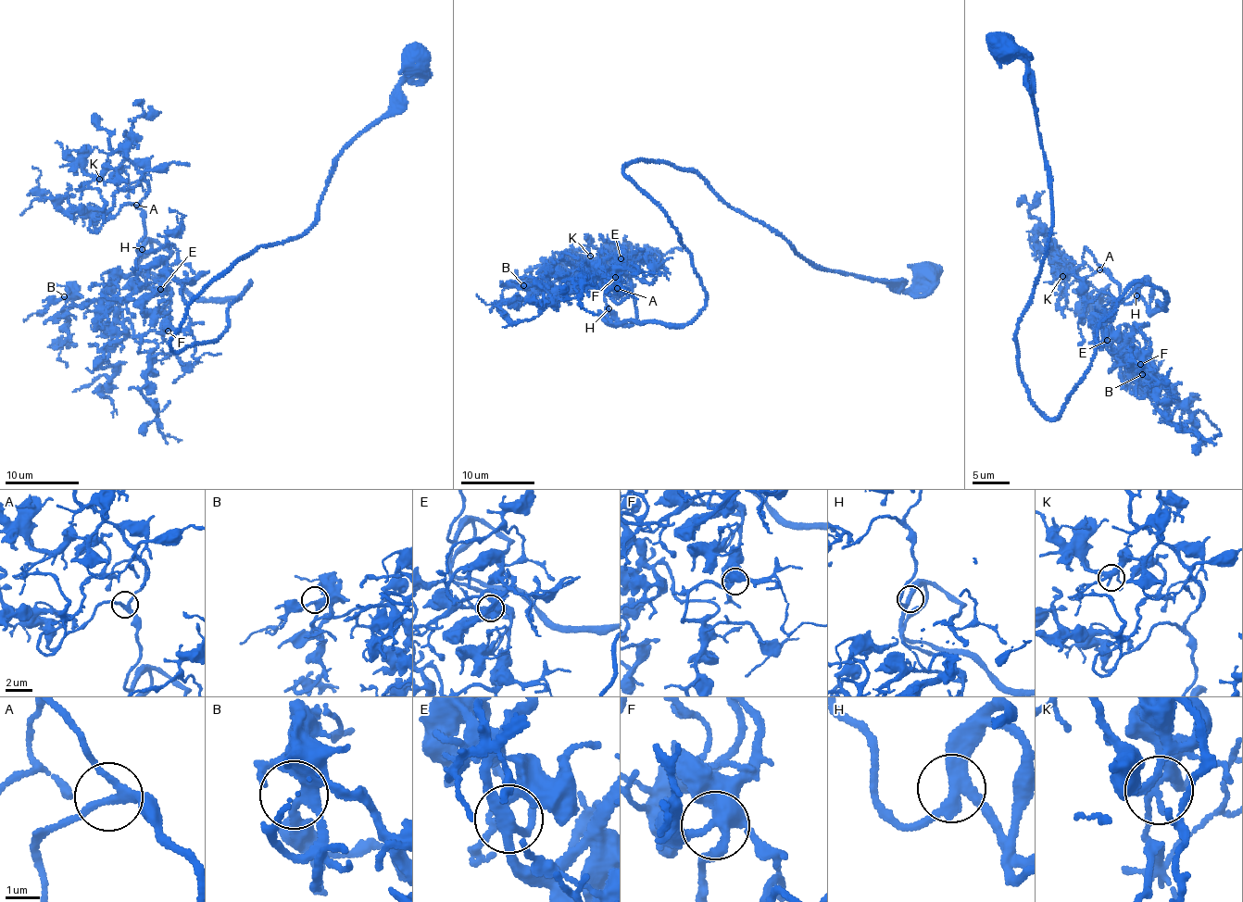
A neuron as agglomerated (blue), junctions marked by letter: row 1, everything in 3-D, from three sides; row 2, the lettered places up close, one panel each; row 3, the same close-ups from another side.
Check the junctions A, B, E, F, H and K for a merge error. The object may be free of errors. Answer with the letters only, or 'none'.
none

